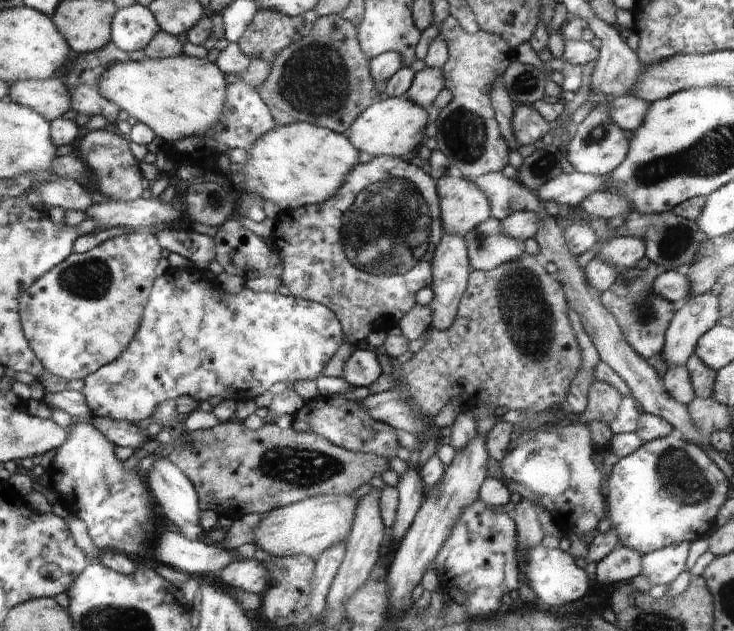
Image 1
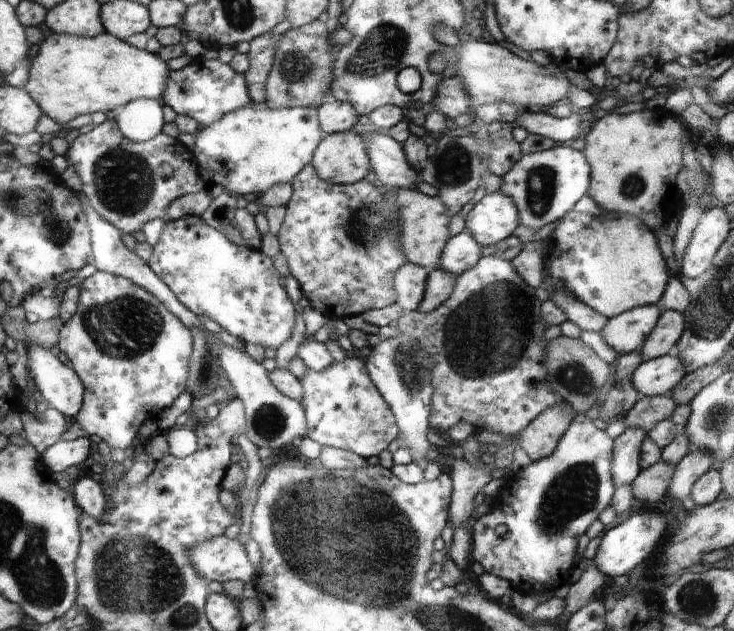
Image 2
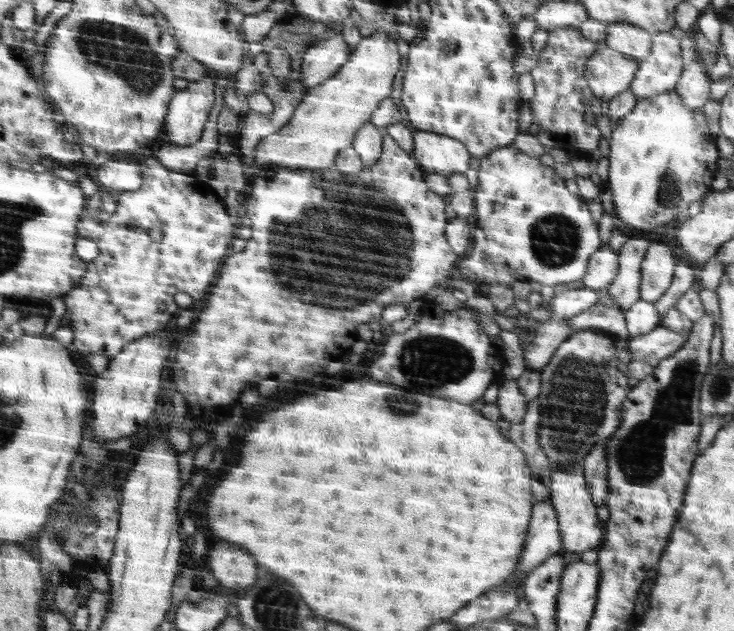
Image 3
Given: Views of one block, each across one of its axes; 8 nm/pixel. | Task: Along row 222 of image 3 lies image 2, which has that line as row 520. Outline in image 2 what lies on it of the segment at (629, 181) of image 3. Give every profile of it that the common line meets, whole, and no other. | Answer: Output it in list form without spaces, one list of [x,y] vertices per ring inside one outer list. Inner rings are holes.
[[[634,509],[633,516],[624,520],[622,524],[611,525],[611,530],[602,533],[601,544],[591,564],[596,565],[606,578],[612,577],[613,579],[634,570],[658,546],[662,534],[664,534],[664,528],[666,528],[666,520],[662,518],[662,515],[664,514],[658,510],[642,510],[642,513],[639,514]]]

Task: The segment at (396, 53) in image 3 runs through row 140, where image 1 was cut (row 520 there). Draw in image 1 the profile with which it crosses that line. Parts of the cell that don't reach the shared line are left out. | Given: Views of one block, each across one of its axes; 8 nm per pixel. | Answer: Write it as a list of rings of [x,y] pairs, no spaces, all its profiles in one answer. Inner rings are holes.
[[[313,495],[263,515],[253,532],[254,544],[275,557],[308,555],[317,558],[322,551],[348,538],[357,508],[358,499],[351,496]]]

